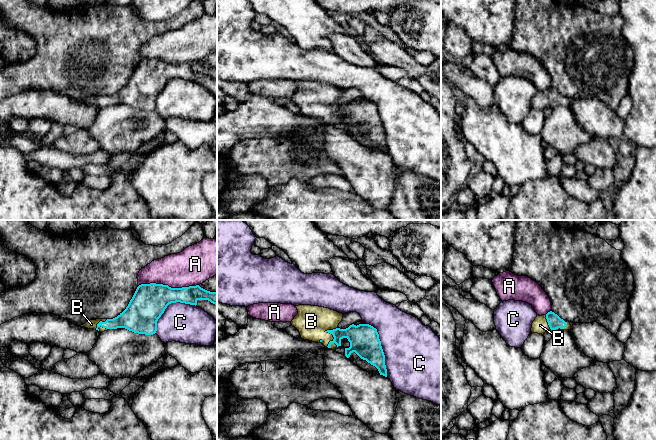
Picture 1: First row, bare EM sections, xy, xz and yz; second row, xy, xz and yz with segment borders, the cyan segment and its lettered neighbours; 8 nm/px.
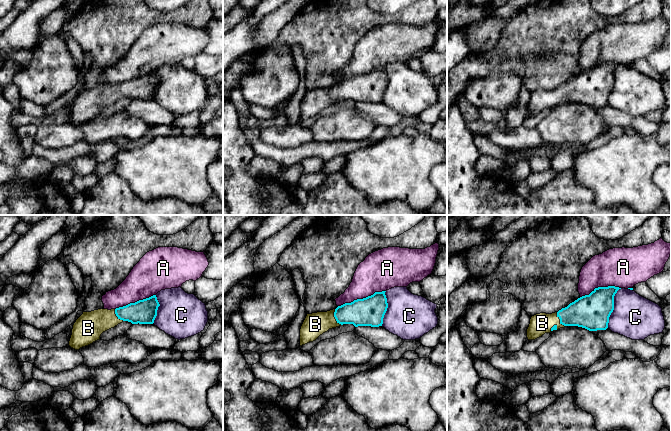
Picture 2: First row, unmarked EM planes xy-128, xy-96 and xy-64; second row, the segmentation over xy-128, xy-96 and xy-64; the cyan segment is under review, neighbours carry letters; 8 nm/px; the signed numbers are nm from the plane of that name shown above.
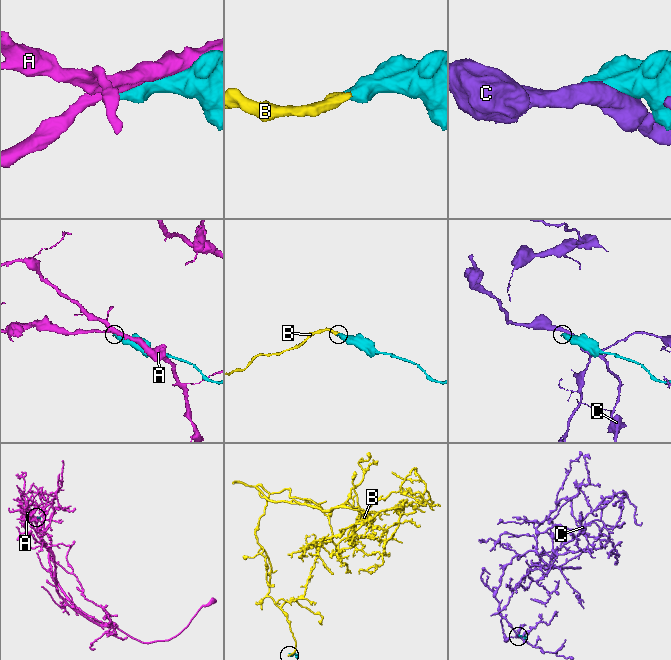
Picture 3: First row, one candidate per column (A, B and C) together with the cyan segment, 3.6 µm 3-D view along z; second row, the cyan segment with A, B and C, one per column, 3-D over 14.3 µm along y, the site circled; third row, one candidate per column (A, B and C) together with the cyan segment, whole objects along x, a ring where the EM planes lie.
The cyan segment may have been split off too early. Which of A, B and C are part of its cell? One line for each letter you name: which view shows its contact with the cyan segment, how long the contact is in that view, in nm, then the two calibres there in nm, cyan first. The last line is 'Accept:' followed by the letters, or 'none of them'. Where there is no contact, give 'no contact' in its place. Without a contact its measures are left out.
B: contact in xz; length 190 nm; calibres 200 and 260 nm
Accept: B

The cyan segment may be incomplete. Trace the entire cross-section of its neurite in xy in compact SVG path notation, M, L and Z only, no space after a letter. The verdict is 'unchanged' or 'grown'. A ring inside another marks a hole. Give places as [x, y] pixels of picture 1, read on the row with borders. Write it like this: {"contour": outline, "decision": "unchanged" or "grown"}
{"contour": "M141 284L137 287L126 309L113 319L89 320L81 327L104 332L125 328L138 334L153 335L157 321L171 303L197 305L198 300L208 300L217 305L217 292L210 292L199 285L171 288L163 284Z", "decision": "grown"}

